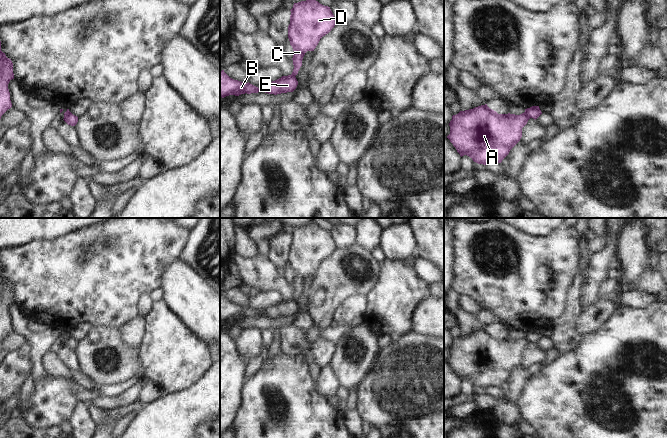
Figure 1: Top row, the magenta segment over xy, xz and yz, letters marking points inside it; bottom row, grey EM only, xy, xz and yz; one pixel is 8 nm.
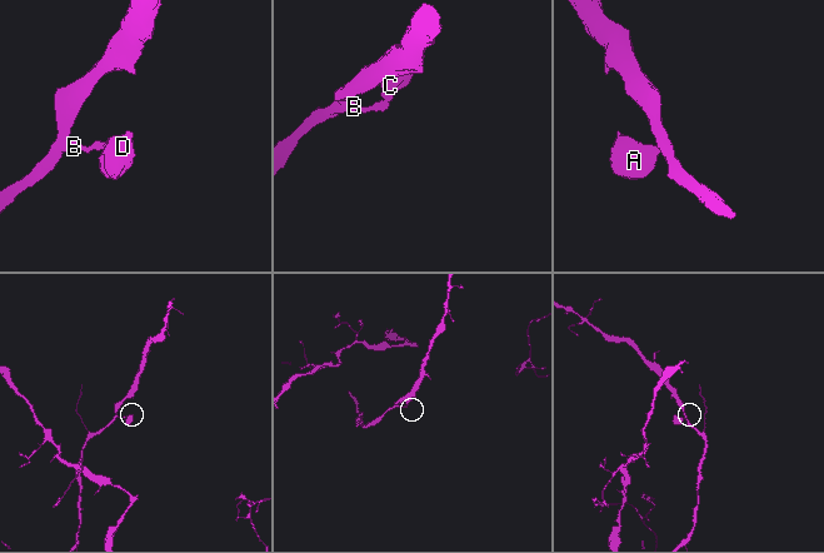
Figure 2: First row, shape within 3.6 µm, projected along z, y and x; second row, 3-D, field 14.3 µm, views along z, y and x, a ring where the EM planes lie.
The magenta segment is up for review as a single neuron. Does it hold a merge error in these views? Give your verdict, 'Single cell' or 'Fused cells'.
Fused cells

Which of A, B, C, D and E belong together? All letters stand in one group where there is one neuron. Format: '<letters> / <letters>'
A C D / B E

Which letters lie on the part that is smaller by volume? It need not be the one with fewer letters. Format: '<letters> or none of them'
A, C, D

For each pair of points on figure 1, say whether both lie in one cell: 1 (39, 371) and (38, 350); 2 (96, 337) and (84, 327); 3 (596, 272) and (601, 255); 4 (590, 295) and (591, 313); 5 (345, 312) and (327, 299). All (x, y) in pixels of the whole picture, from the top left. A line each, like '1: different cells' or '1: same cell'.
1: same cell
2: different cells
3: same cell
4: different cells
5: different cells

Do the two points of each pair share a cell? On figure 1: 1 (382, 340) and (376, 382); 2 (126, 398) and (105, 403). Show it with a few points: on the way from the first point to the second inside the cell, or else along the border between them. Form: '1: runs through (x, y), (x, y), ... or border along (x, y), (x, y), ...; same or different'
1: border along (392, 342), (381, 349); different
2: runs through (121, 400), (110, 403); same

